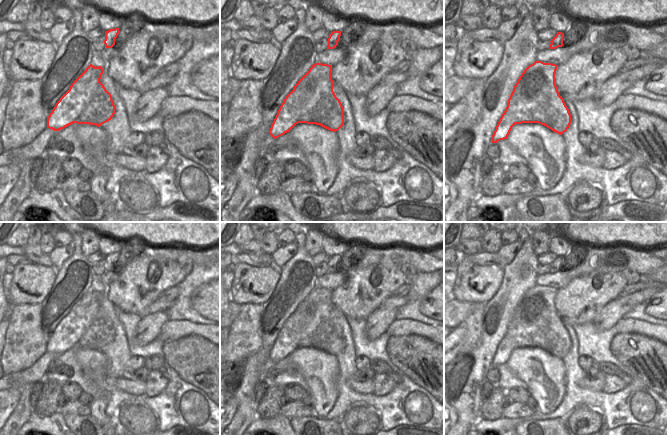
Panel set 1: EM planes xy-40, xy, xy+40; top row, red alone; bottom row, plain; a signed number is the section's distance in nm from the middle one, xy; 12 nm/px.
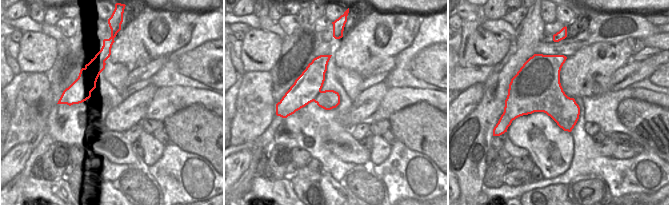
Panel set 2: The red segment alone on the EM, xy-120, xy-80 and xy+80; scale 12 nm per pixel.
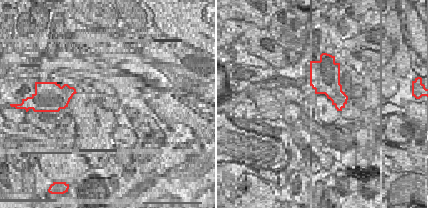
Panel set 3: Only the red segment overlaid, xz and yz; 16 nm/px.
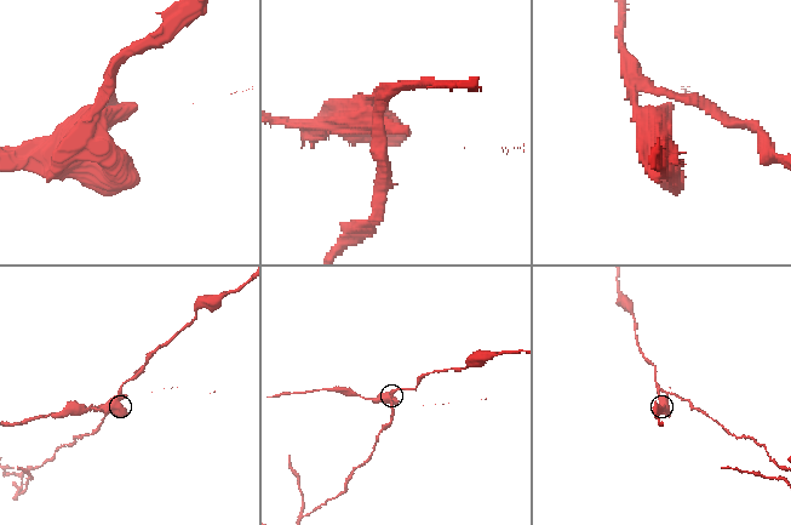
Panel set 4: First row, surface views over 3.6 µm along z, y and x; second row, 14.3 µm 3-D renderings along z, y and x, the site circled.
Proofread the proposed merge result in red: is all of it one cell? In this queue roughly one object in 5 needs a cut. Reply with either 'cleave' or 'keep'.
cleave

